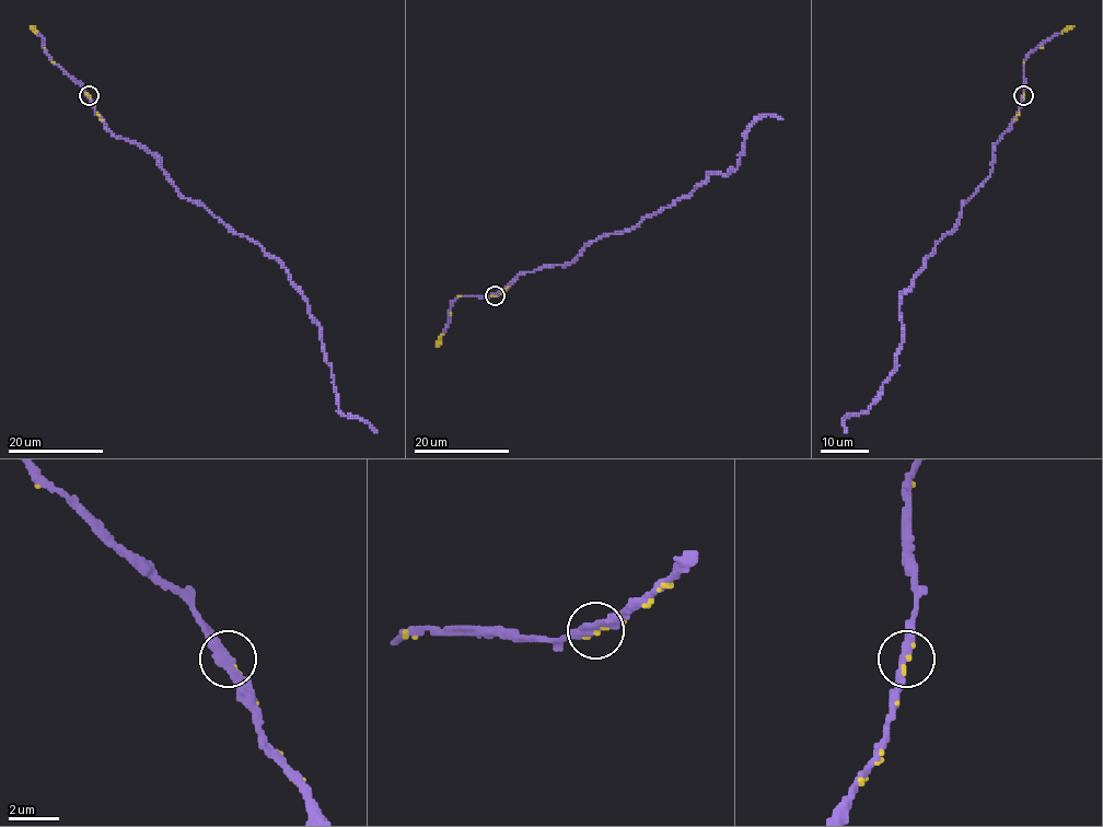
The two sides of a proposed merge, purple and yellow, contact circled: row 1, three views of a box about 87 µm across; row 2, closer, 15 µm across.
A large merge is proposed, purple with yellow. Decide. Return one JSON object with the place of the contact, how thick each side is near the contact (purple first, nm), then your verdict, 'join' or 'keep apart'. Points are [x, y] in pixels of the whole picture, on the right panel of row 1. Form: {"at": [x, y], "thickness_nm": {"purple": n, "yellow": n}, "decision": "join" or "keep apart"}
{"at": [1023, 95], "thickness_nm": {"purple": 360, "yellow": 200}, "decision": "join"}

